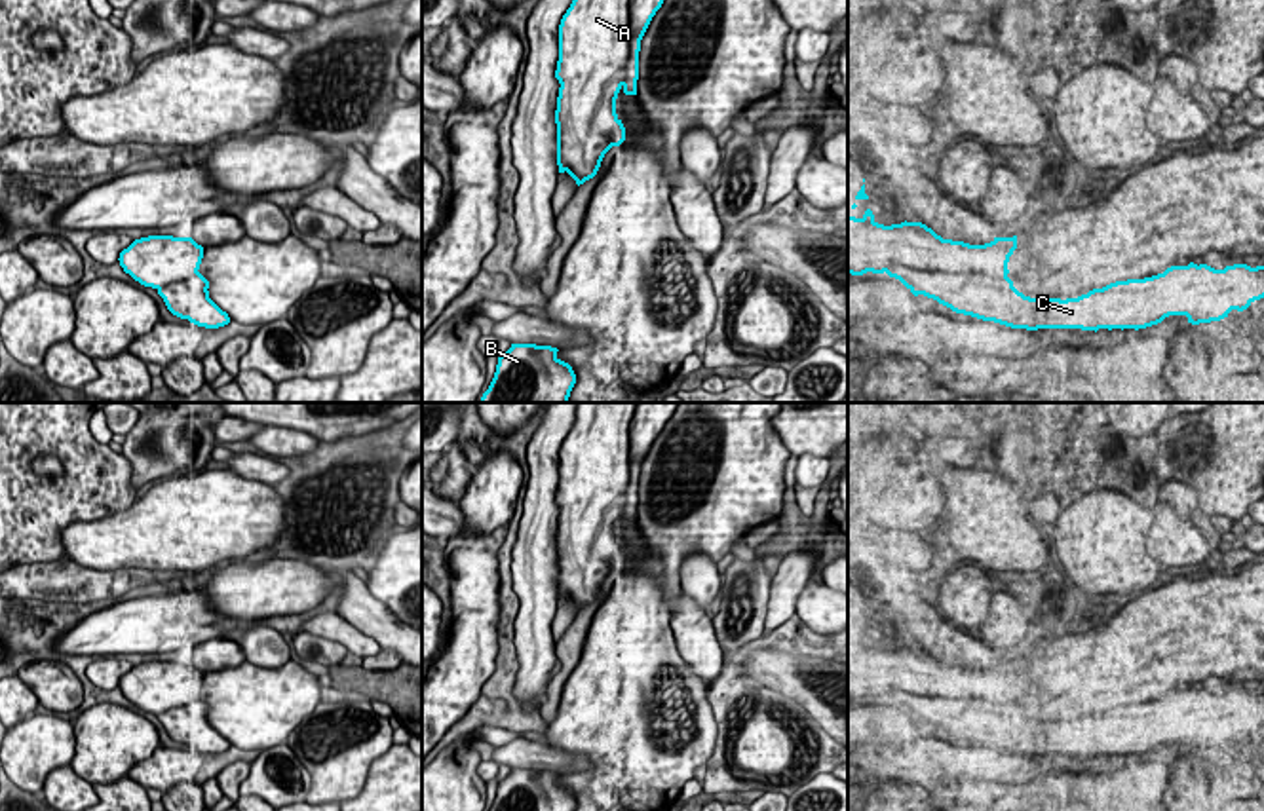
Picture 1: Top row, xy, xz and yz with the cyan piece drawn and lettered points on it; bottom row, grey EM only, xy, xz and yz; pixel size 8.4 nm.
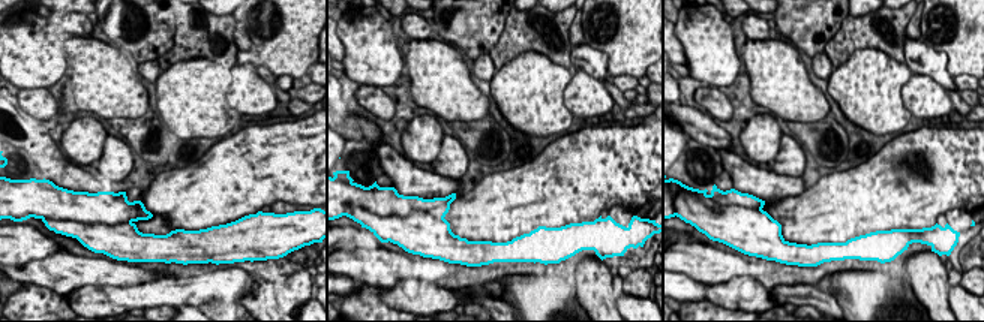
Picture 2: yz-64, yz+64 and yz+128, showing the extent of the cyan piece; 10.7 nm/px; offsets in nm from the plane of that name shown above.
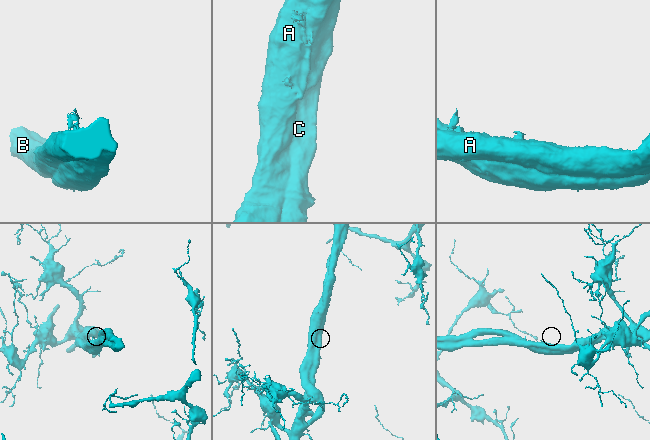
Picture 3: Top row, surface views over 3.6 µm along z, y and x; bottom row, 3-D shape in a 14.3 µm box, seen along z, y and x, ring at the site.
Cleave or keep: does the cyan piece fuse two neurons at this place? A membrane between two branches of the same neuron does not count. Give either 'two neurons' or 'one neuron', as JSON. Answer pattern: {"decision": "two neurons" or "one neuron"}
{"decision": "two neurons"}

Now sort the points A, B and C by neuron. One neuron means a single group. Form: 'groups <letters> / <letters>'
groups A B / C

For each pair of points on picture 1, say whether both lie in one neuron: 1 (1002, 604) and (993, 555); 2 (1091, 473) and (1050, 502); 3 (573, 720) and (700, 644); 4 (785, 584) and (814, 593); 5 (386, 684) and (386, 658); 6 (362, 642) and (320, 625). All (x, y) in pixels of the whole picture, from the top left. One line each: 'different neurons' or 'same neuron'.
1: different neurons
2: different neurons
3: different neurons
4: different neurons
5: different neurons
6: same neuron

